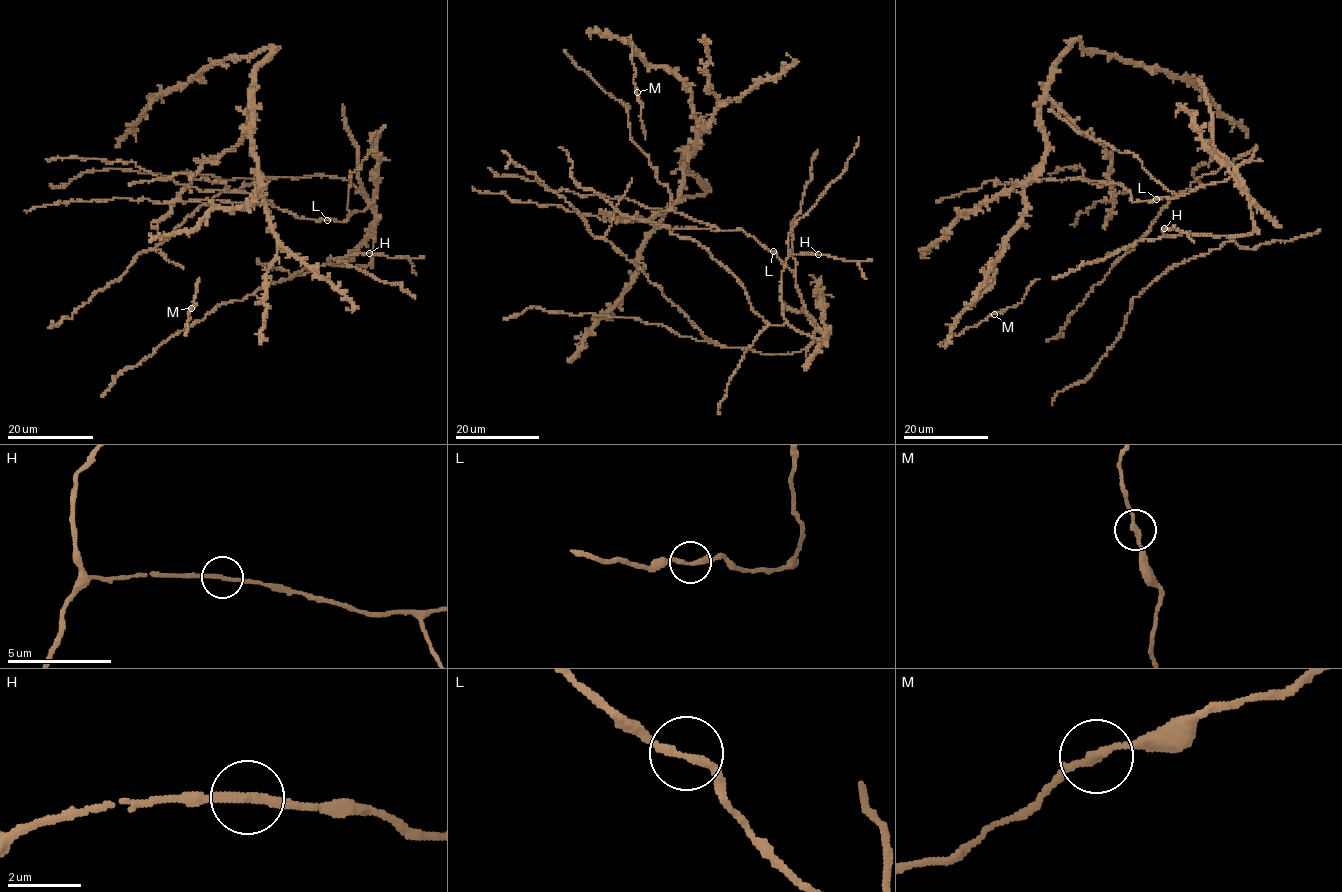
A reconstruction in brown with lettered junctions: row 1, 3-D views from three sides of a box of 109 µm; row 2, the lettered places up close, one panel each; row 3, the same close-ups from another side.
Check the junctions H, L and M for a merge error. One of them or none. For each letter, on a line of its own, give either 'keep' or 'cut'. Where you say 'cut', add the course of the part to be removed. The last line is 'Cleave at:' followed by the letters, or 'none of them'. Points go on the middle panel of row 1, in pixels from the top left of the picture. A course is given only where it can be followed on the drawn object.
H: keep
L: keep
M: keep
Cleave at: none of them

